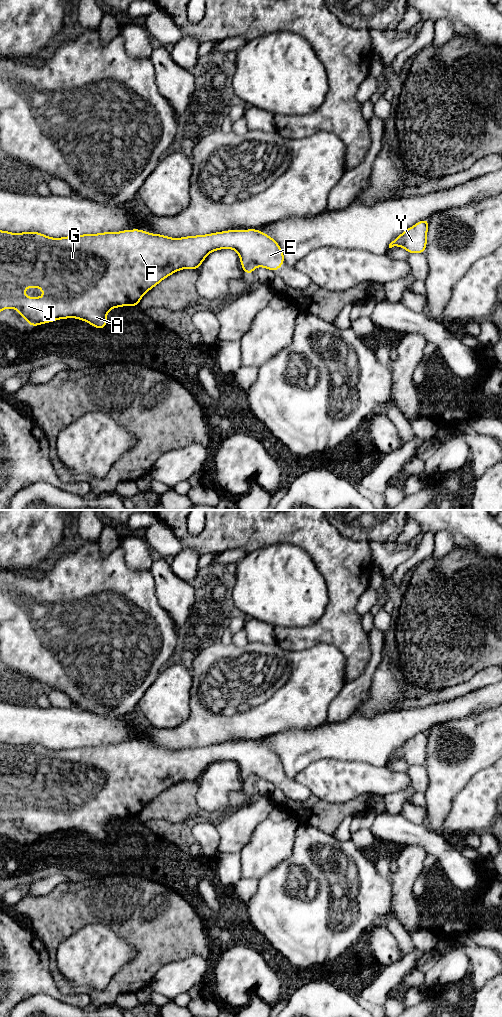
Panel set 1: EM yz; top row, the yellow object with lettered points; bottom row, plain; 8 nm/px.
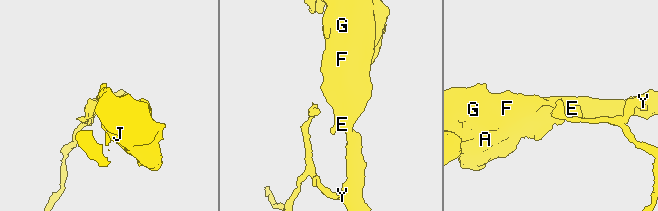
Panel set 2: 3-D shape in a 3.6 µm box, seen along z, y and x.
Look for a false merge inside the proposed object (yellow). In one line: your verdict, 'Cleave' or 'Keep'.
Keep

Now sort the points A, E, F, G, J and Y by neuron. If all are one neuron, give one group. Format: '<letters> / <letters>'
A E F G J Y

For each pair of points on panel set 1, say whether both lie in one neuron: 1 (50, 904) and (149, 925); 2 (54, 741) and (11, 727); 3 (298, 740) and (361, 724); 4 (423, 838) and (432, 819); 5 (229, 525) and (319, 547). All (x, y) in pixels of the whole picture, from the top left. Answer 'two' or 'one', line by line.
1: one
2: one
3: one
4: two
5: one

